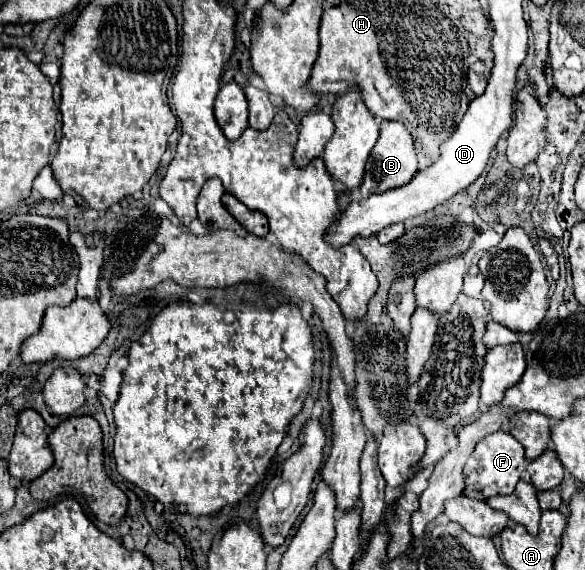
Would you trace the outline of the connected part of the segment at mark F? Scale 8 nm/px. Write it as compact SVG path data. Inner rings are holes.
M495 432L489 434L487 438L483 438L473 454L469 456L463 474L465 474L465 496L475 498L475 500L487 500L491 496L505 496L511 494L517 486L517 482L521 480L523 472L527 466L527 458L523 452L523 446L509 434L509 432Z

